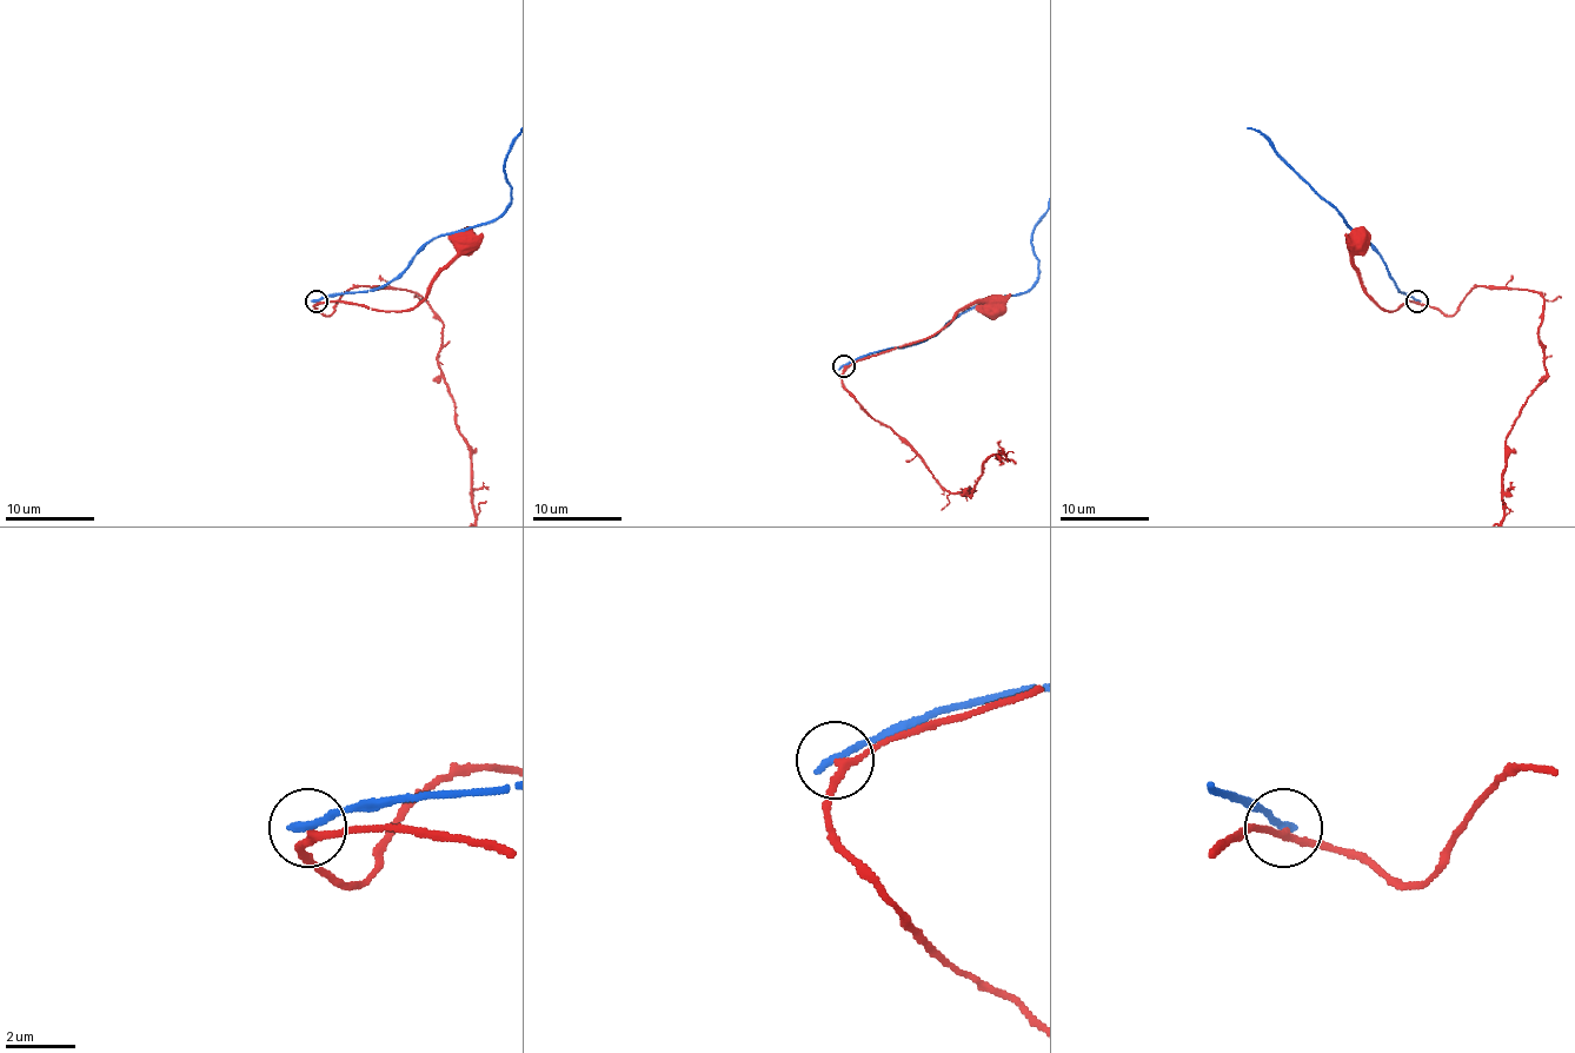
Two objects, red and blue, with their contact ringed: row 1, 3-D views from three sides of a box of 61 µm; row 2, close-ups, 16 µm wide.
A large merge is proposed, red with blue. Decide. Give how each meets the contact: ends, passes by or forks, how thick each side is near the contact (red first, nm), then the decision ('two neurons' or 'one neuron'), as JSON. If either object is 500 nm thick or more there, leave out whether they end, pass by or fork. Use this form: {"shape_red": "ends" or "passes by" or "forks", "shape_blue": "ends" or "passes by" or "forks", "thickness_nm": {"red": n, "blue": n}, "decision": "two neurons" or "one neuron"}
{"shape_red": "passes by", "shape_blue": "ends", "thickness_nm": {"red": 190, "blue": 260}, "decision": "two neurons"}

